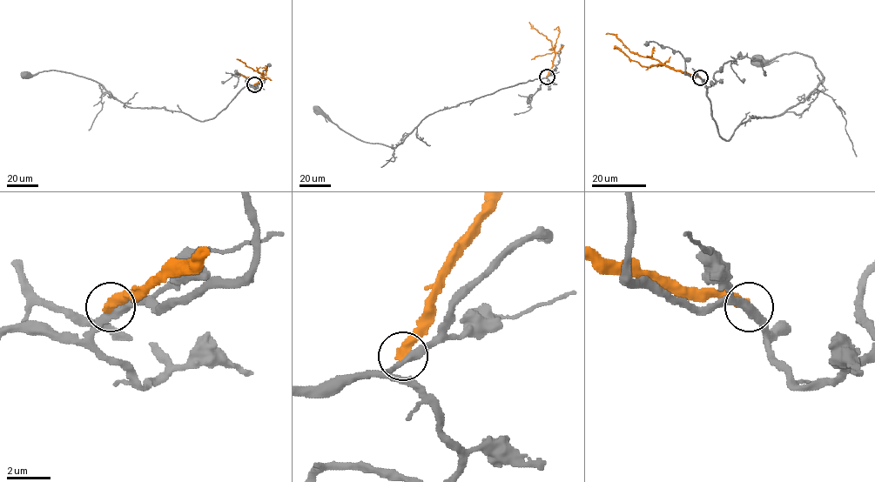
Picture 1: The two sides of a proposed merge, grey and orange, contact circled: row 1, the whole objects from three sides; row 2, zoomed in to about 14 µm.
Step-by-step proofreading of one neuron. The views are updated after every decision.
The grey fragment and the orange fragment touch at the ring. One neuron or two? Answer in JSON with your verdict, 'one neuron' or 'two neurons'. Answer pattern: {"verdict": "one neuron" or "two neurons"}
{"verdict": "two neurons"}

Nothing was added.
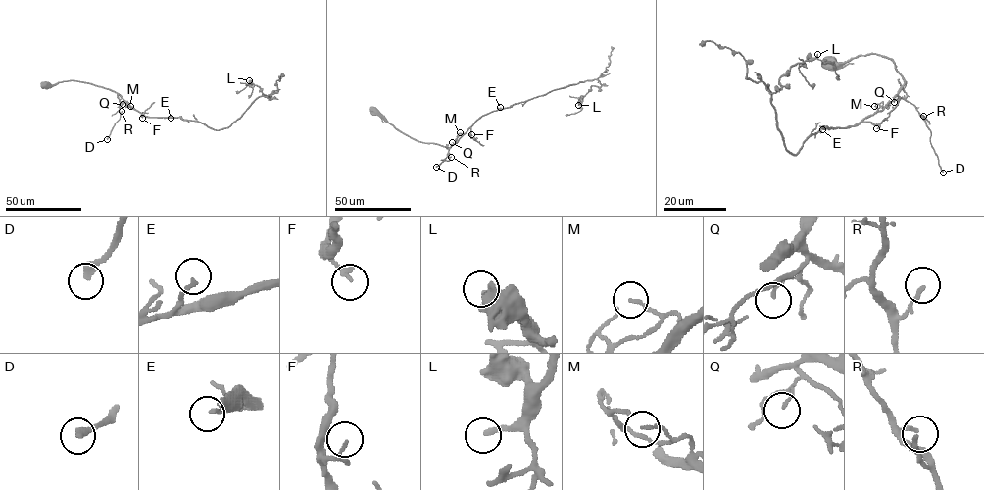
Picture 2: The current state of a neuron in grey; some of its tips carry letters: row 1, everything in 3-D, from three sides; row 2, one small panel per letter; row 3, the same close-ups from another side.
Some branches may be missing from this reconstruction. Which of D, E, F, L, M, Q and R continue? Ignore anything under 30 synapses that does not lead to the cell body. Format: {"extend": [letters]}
{"extend": ["D", "L"]}

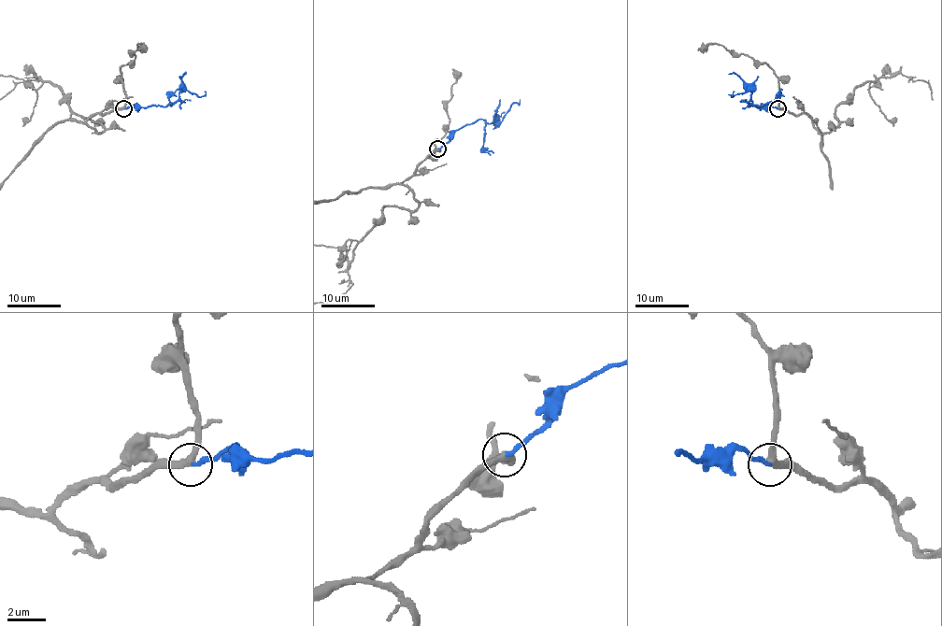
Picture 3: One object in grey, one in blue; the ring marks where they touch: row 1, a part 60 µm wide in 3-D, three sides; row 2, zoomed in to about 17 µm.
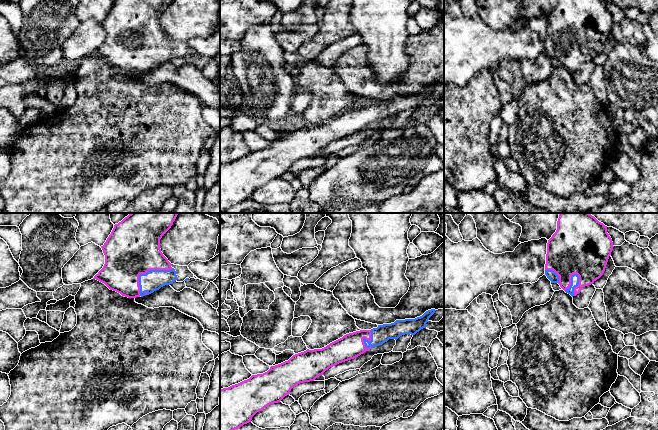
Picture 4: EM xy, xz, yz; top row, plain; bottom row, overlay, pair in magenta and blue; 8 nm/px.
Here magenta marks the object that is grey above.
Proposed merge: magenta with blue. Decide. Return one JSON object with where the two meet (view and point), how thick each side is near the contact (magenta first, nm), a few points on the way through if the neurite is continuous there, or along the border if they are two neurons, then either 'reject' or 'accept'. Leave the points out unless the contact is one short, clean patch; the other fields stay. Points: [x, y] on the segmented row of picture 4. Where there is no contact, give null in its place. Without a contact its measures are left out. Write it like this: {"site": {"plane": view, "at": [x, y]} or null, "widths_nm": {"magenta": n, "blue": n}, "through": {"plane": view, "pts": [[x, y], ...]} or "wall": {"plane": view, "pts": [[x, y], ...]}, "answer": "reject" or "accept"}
{"site": {"plane": "xy", "at": [145, 273]}, "widths_nm": {"magenta": 440, "blue": 170}, "through": {"plane": "xy", "pts": [[133, 247], [136, 264], [145, 273], [153, 280]]}, "answer": "accept"}

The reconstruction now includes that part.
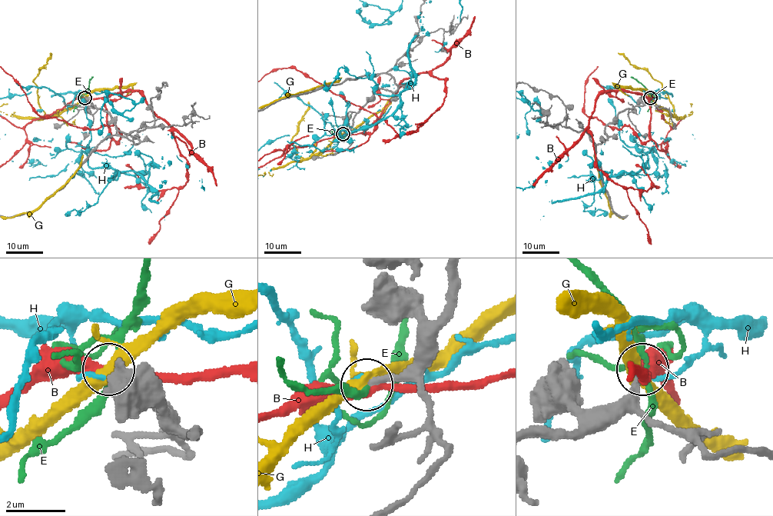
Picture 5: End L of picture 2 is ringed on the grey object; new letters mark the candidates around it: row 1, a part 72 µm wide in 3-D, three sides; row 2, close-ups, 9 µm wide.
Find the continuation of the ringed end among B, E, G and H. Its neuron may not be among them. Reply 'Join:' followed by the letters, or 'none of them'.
Join: none of them

